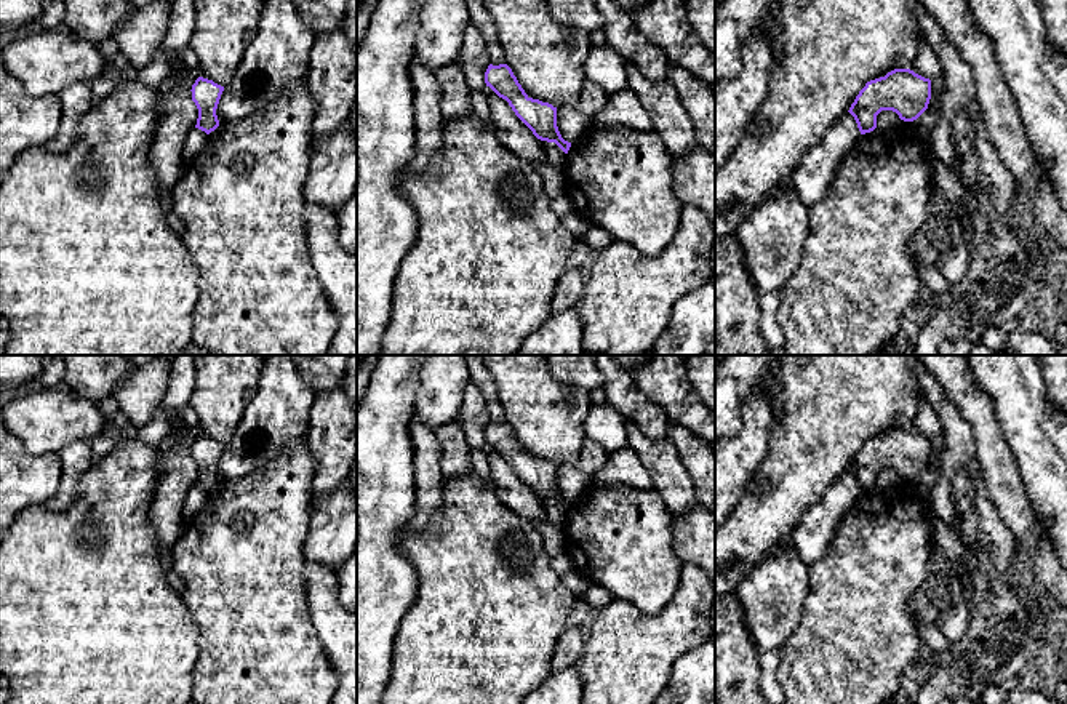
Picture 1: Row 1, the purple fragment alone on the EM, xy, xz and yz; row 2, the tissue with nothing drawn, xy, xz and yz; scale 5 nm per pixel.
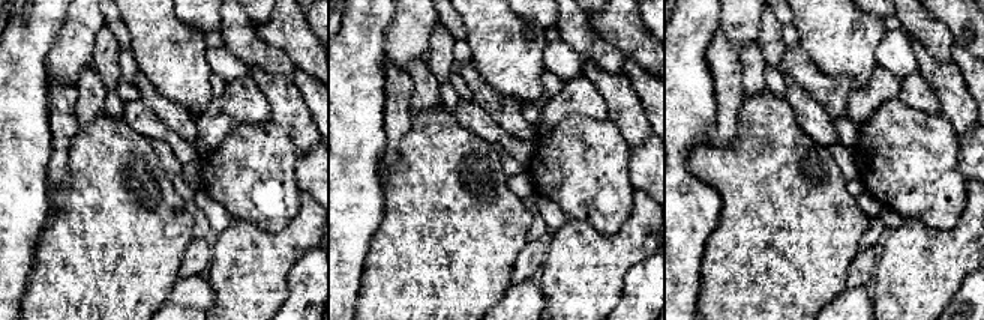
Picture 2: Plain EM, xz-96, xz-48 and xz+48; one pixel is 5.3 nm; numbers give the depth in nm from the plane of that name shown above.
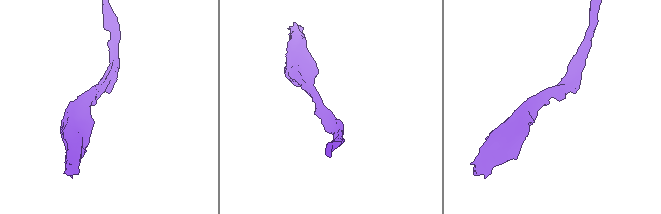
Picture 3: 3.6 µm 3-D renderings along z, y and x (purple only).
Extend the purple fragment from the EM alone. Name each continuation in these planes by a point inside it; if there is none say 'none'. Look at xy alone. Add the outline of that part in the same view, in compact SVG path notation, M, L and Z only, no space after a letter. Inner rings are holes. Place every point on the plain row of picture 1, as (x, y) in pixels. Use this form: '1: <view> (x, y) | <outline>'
none

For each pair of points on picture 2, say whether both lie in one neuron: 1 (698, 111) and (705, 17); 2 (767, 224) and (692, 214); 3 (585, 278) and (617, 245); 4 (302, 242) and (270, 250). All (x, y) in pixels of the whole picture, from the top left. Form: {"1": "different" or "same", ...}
{"1": "same", "2": "different", "3": "same", "4": "same"}

